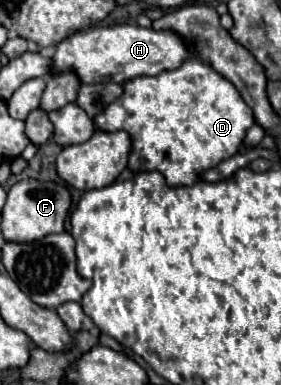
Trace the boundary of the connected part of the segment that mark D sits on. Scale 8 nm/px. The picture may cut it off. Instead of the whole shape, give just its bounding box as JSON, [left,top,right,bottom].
[94,57,254,185]

